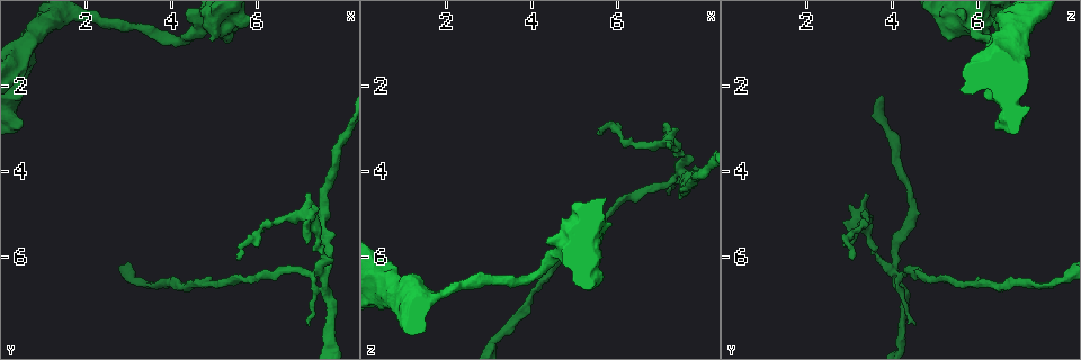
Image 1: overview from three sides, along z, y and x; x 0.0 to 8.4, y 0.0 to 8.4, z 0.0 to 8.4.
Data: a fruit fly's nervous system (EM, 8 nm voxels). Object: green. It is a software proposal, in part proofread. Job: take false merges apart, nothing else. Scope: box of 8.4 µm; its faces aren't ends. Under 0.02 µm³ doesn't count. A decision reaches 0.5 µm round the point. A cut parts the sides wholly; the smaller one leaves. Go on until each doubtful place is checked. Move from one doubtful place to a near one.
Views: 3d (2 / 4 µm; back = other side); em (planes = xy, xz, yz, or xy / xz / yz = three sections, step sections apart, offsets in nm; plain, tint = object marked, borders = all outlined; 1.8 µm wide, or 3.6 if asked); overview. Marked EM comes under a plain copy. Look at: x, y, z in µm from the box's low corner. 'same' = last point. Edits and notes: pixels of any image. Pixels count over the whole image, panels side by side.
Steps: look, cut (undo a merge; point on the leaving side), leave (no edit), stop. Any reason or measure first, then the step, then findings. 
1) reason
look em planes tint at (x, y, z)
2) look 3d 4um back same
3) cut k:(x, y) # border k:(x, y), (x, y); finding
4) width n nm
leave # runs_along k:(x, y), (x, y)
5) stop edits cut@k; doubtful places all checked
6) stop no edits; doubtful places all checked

abrupt turn
look em 3.6um yz step 4 tint at (4.60, 0.65, 5.85)

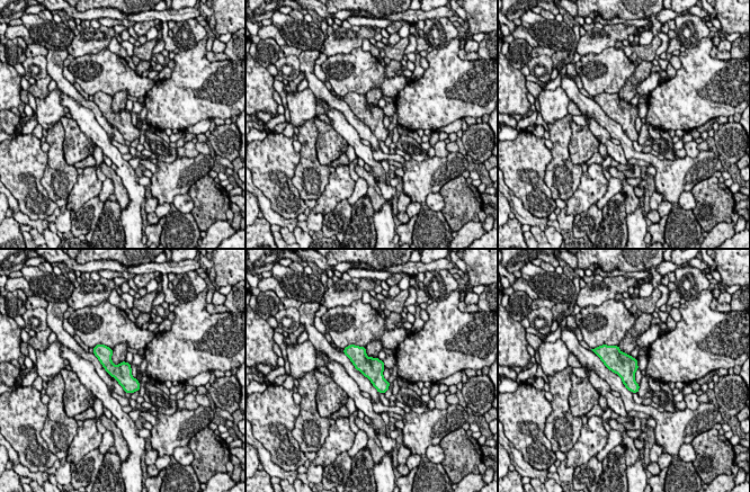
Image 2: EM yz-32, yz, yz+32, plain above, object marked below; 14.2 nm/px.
another direction
look em 3.6um planes tint same

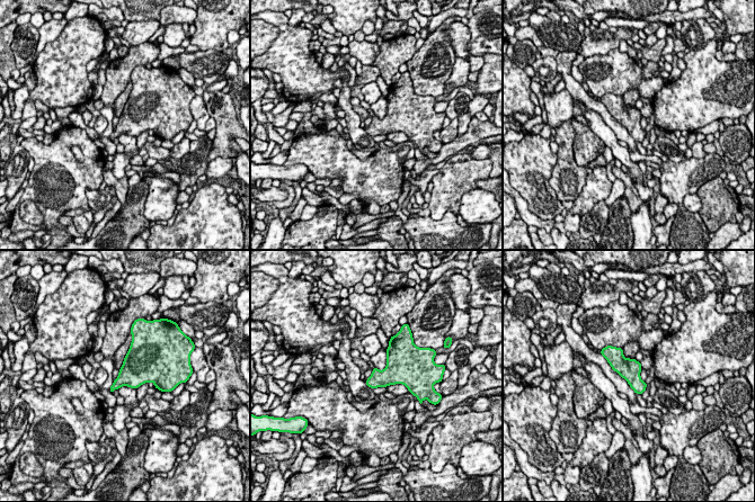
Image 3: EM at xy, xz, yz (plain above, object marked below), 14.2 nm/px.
width 260 nm
leave # continuous, no second neuron

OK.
a narrow waist
look em planes tint at (6.30, 5.15, 3.35)

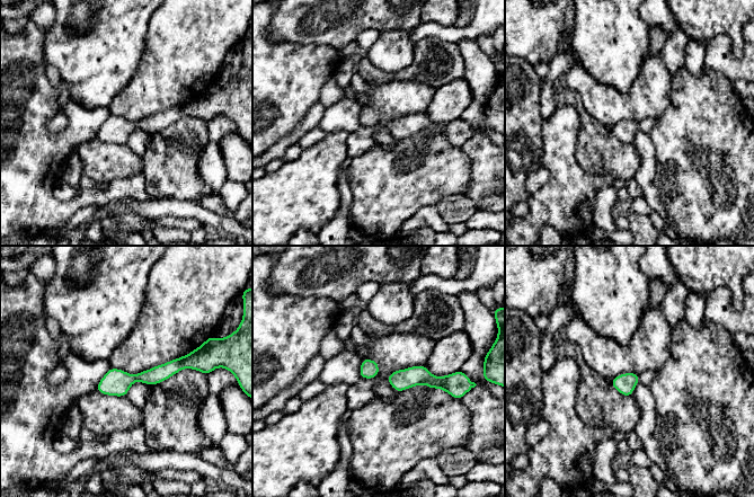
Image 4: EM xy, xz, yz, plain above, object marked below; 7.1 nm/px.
leave # runs_along 4:(194, 366), (177, 364), (99, 388); continuous, no second neuron

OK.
abrupt turn
look em planes tint at (7.50, 6.35, 4.00)

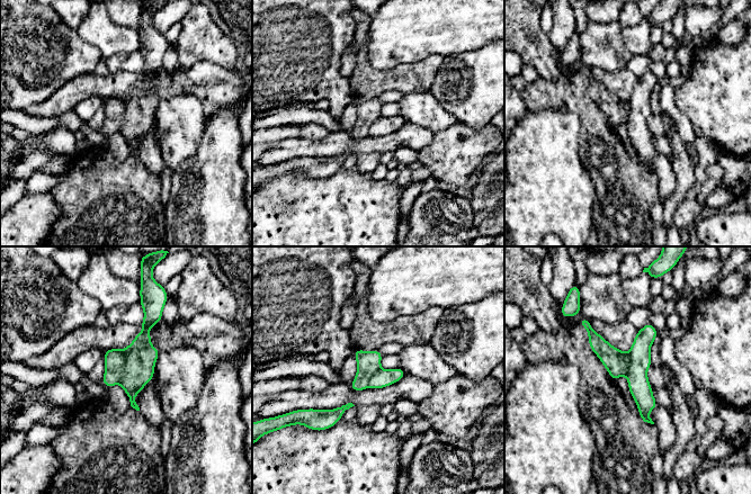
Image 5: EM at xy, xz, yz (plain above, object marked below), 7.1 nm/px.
width 190 nm
cut 5:(114, 361) # a second neuron is stuck on

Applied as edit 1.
stop edits cut@5; doubtful places all checked

